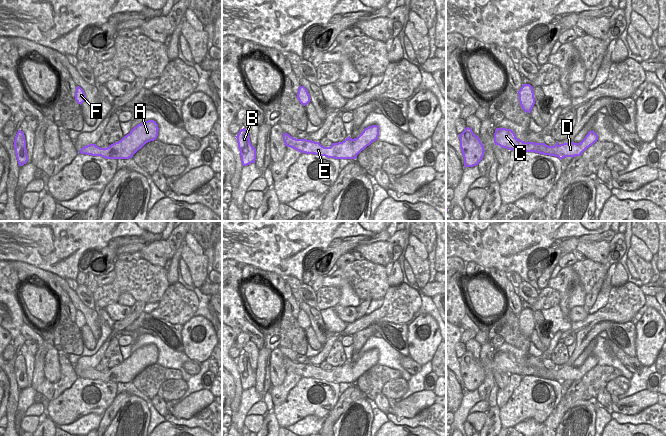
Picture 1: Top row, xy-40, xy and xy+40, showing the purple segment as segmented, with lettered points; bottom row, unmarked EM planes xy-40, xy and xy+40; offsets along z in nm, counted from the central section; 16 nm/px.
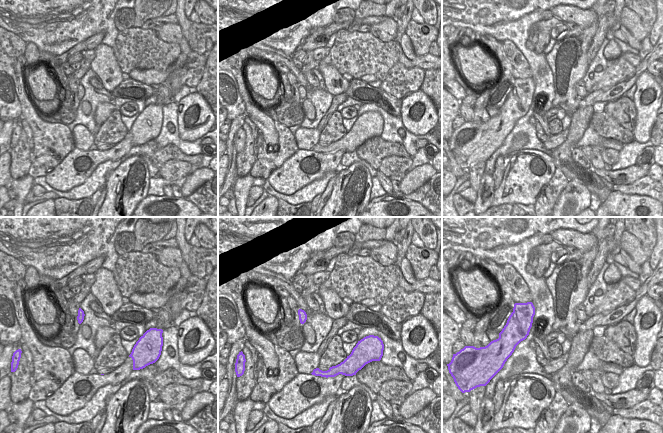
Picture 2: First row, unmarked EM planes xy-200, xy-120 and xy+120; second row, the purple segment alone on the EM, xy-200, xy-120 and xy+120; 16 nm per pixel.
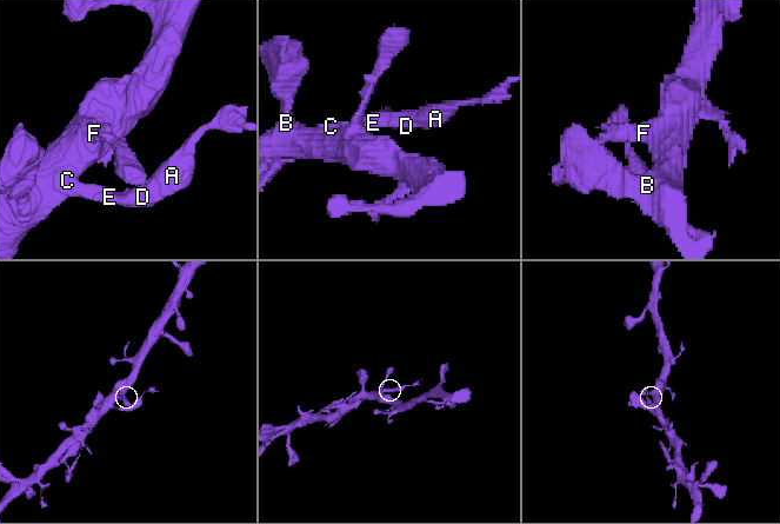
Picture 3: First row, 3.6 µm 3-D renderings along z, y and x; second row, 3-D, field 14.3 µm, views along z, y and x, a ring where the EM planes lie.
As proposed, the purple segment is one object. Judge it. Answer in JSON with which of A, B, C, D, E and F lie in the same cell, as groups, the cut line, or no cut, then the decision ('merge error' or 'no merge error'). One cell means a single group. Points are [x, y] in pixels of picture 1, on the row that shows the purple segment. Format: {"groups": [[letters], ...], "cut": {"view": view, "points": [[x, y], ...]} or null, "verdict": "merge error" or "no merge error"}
{"groups": [["A", "D", "E"], ["B", "C", "F"]], "cut": {"view": "xy", "points": [[307, 140], [299, 151]]}, "verdict": "merge error"}

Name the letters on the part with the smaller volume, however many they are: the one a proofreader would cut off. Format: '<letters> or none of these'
A, D, E

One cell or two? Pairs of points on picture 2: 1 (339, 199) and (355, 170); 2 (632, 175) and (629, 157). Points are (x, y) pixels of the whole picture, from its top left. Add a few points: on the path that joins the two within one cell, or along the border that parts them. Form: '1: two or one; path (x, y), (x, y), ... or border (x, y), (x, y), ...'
1: one; path (346, 192), (355, 182), (355, 177)
2: two; border (635, 164), (611, 171)

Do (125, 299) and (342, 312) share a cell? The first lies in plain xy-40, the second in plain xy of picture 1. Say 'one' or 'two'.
two

